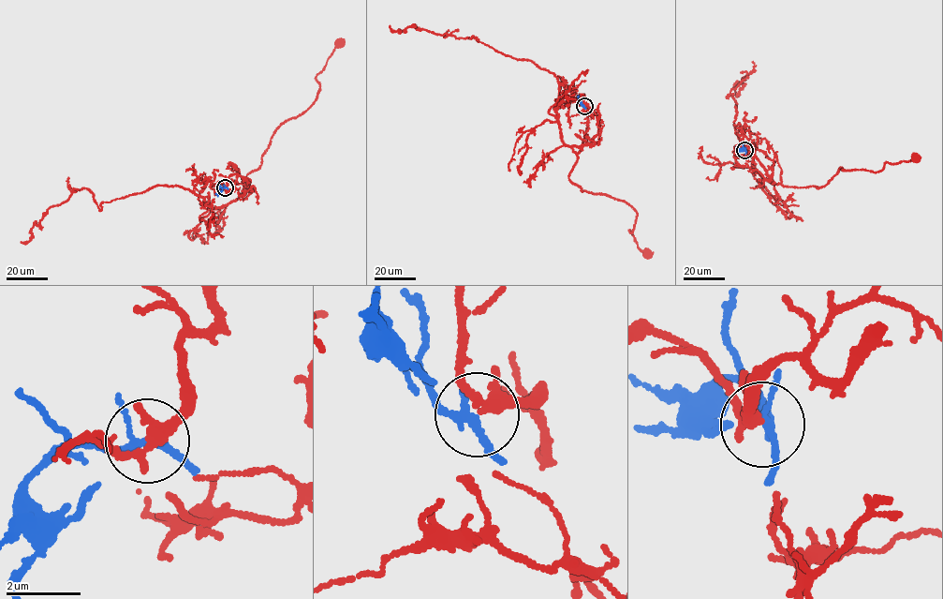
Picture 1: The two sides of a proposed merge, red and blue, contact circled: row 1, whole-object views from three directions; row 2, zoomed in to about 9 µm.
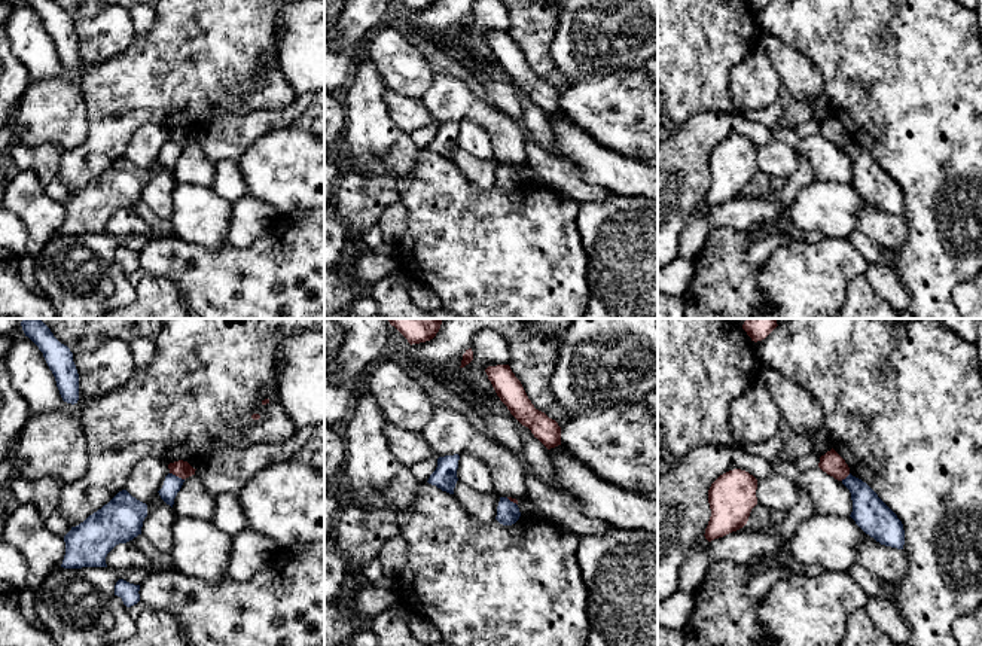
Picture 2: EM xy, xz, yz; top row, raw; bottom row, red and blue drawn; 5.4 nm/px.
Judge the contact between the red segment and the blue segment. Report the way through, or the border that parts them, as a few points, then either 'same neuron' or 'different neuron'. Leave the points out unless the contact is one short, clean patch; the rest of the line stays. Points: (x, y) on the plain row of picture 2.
along xy (170, 139), (183, 146) | different neuron

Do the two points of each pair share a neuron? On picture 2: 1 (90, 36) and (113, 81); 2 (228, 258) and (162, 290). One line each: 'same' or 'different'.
1: different
2: different

